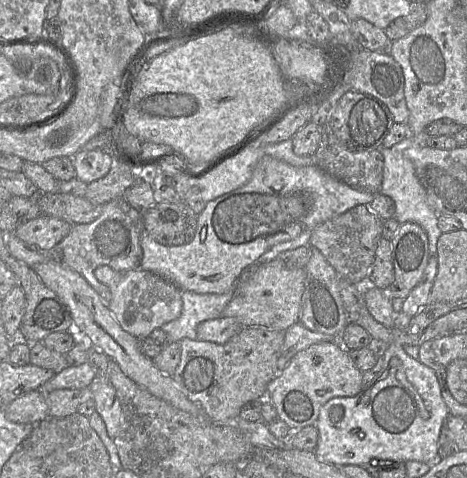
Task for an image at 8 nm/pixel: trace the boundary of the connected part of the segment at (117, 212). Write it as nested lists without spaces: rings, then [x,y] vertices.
[[[119,197],[103,205],[103,211],[95,221],[73,225],[69,234],[48,253],[51,259],[79,273],[101,299],[109,304],[111,290],[97,280],[95,270],[100,266],[109,266],[118,272],[140,268],[143,255],[140,239],[143,232],[143,216],[123,197]]]

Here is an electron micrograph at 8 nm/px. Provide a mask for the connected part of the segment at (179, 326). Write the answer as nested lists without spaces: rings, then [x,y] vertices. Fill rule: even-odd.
[[[234,287],[224,294],[197,294],[182,291],[182,311],[180,316],[161,329],[167,334],[169,342],[182,339],[197,340],[198,326],[207,320],[222,317],[222,312],[234,295]]]

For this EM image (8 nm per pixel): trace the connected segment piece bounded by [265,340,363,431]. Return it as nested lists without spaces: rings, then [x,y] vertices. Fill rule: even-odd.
[[[325,341],[313,344],[296,353],[287,366],[269,383],[266,399],[276,408],[279,420],[284,421],[290,429],[298,430],[306,426],[315,426],[321,407],[335,397],[353,397],[362,389],[361,372],[350,358],[349,351],[340,343]]]

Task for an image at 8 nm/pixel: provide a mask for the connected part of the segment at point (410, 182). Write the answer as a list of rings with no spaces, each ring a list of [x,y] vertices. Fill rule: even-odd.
[[[425,133],[414,136],[410,135],[400,143],[390,148],[383,148],[381,153],[384,157],[383,180],[380,193],[390,197],[395,203],[394,218],[400,225],[407,222],[414,222],[420,225],[427,233],[429,247],[432,255],[436,251],[436,246],[442,232],[438,227],[438,214],[430,206],[426,192],[420,183],[410,158],[405,156],[404,150],[410,147],[425,146],[425,140],[429,137]]]

